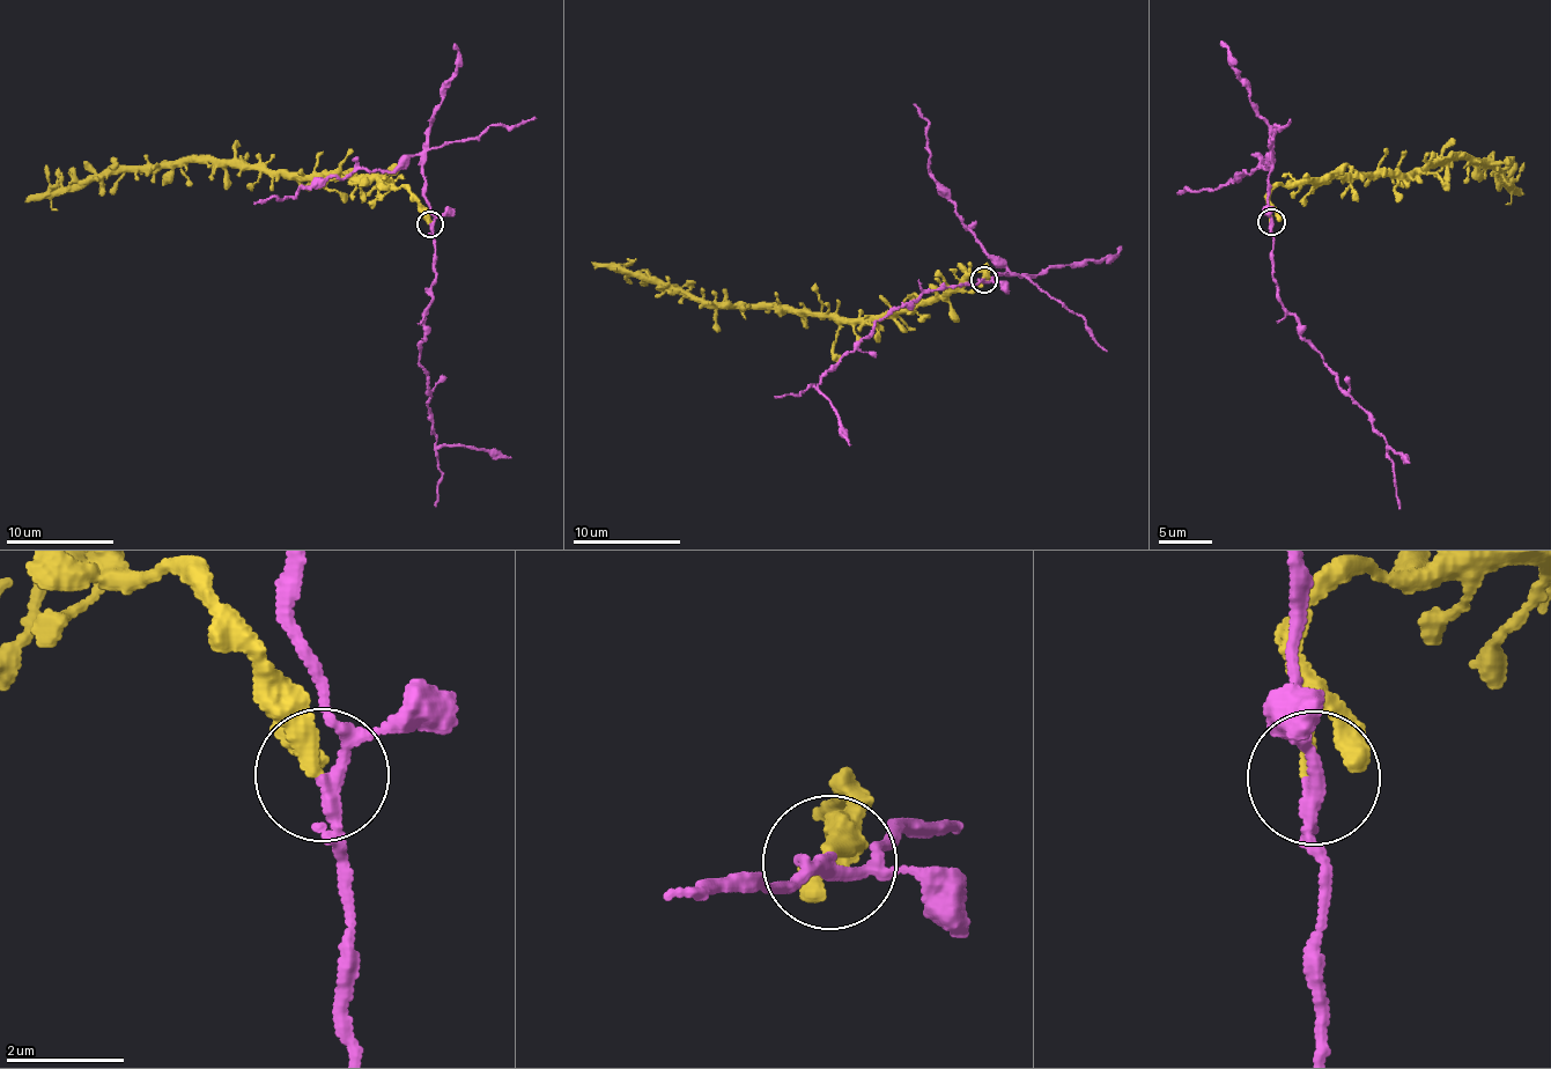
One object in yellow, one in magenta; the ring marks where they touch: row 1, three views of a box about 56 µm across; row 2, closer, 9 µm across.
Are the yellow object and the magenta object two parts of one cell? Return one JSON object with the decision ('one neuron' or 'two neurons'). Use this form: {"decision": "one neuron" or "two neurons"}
{"decision": "two neurons"}

